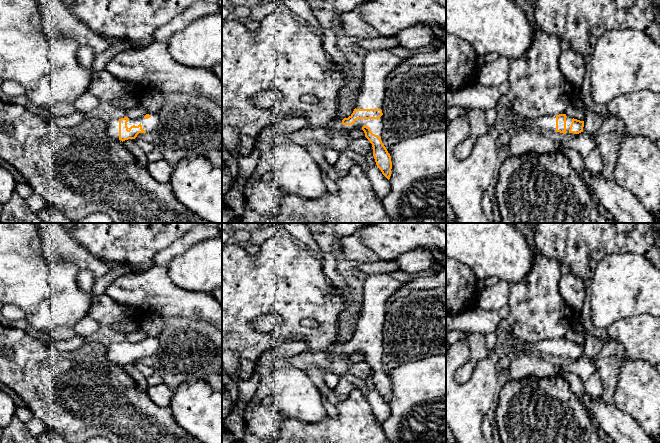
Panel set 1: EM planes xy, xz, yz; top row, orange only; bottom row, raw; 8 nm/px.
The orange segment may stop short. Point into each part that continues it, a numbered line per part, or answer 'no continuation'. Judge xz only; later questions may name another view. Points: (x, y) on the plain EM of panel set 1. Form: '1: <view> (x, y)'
1: xz (376, 349)

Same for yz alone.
1: yz (569, 343)

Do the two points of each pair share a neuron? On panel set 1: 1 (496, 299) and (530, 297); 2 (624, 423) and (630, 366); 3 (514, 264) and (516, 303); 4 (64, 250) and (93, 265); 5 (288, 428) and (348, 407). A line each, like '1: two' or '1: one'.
1: two
2: two
3: two
4: one
5: one

